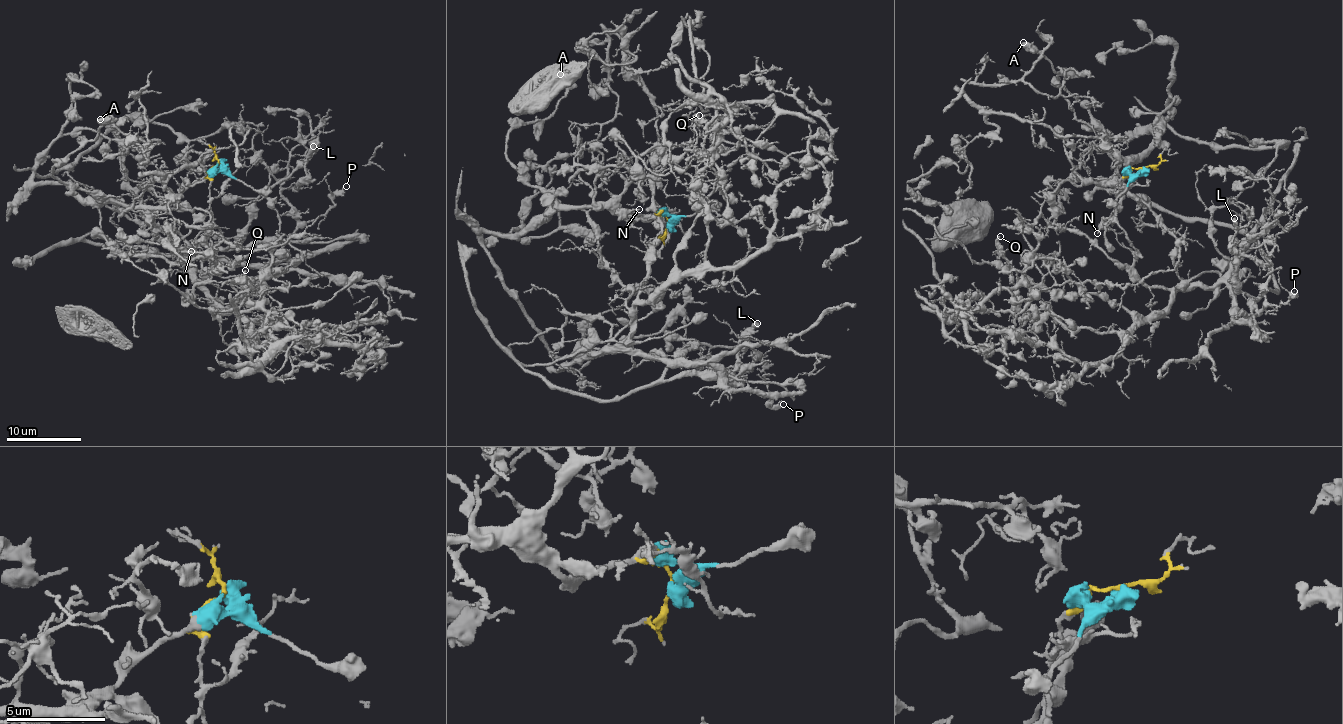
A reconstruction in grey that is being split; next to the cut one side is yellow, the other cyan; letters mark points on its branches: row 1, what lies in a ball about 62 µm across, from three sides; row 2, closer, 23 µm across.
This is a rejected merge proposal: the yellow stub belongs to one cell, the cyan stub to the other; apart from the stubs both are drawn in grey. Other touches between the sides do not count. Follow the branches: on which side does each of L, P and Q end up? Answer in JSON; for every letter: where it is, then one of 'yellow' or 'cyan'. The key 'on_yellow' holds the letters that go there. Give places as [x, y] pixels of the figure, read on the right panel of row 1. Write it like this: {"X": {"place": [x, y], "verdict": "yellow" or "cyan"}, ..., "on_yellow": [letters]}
{"L": {"place": [1234, 218], "verdict": "yellow"}, "P": {"place": [1294, 291], "verdict": "yellow"}, "Q": {"place": [1000, 236], "verdict": "yellow"}, "on_yellow": ["L", "P", "Q"]}

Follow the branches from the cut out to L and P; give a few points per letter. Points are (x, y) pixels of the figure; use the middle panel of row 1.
L: (667, 223), (659, 209), (667, 239), (647, 254), (630, 345), (710, 364), (732, 384), (720, 376), (757, 322)
P: (667, 223), (659, 209), (667, 239), (647, 254), (628, 343), (654, 358), (712, 366), (722, 381), (784, 403)

